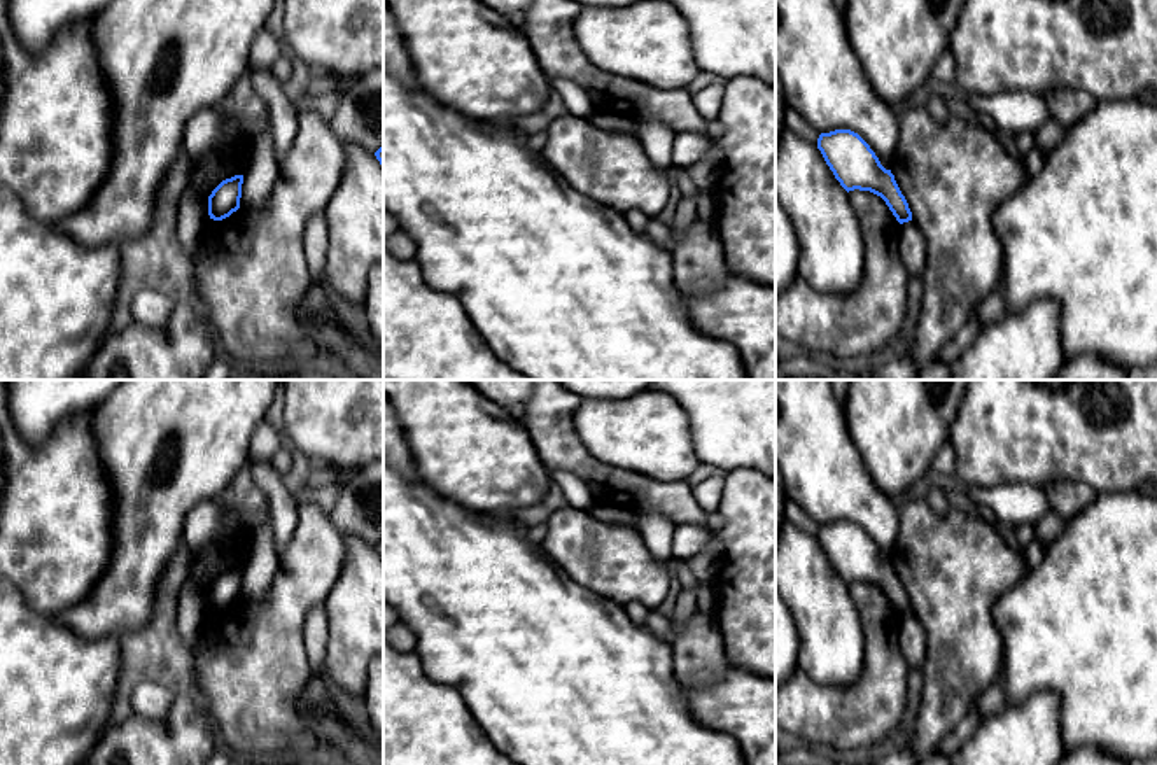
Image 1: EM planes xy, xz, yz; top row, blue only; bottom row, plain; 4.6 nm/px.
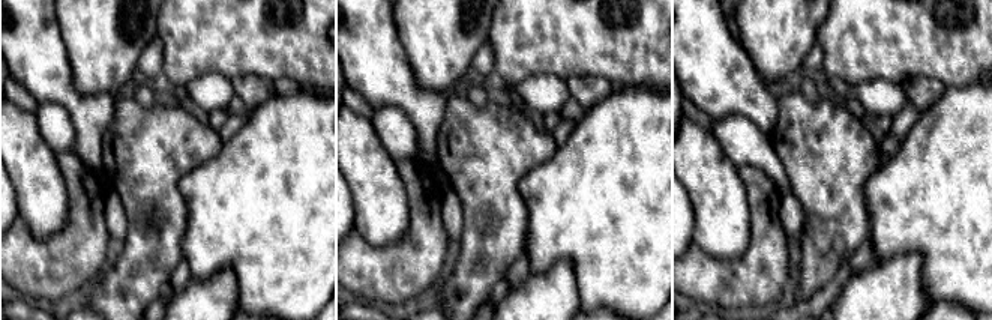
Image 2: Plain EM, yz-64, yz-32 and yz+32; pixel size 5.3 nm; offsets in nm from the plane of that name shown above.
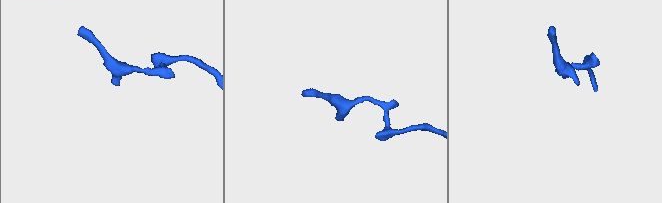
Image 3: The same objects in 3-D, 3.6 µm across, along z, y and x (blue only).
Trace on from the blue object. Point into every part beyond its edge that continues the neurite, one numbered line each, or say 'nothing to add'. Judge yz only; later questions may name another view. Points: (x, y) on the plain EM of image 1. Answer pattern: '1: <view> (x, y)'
1: yz (911, 636)

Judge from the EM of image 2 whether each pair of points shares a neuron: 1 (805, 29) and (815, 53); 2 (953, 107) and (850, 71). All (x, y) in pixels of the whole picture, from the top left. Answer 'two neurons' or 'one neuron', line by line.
1: two neurons
2: two neurons

